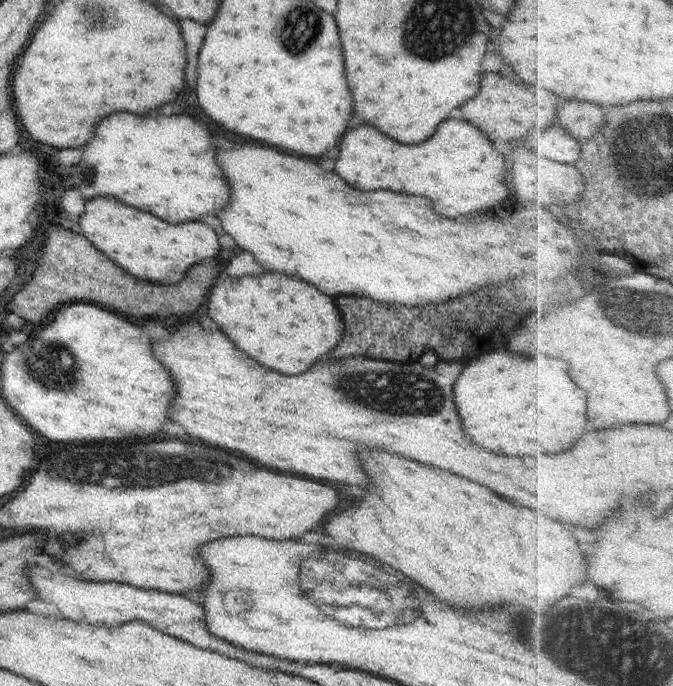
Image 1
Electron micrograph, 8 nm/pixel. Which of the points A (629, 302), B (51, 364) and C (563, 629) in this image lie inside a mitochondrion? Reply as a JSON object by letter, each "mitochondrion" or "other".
{"A":"mitochondrion","B":"mitochondrion","C":"mitochondrion"}

